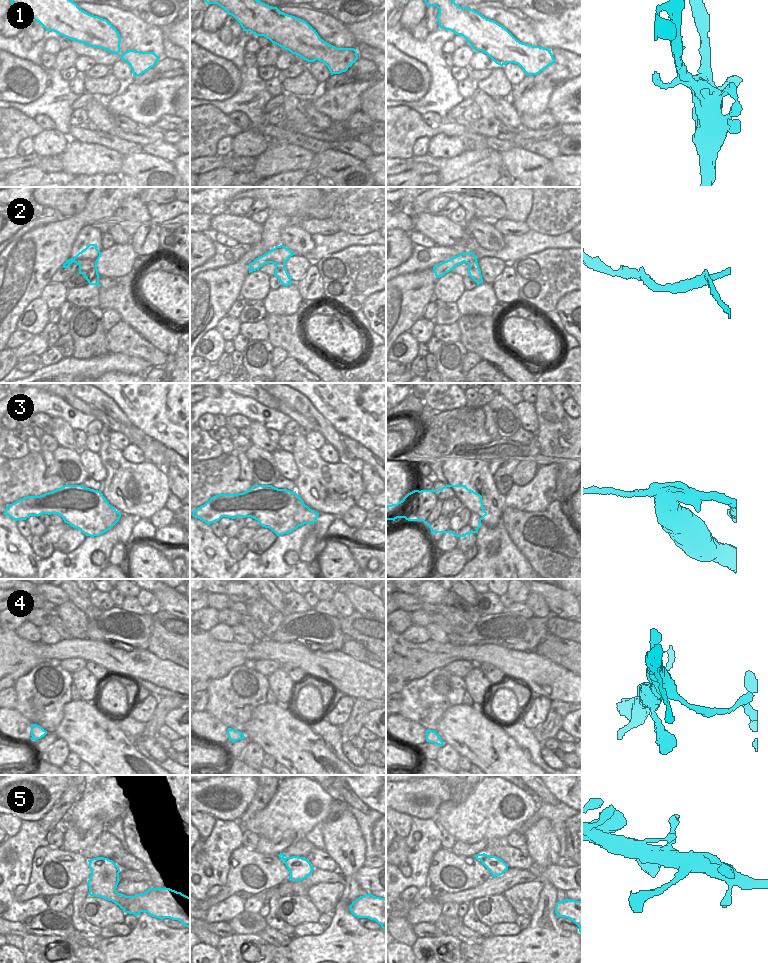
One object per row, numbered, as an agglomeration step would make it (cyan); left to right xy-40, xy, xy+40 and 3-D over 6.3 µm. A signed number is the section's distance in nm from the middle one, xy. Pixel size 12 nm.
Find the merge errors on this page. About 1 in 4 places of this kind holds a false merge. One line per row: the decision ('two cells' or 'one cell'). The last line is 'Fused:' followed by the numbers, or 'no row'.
1: one cell
2: two cells
3: two cells
4: two cells
5: one cell
Fused: 2, 3, 4

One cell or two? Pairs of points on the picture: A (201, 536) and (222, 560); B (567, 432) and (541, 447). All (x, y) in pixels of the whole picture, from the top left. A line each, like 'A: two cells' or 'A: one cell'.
A: one cell
B: two cells

